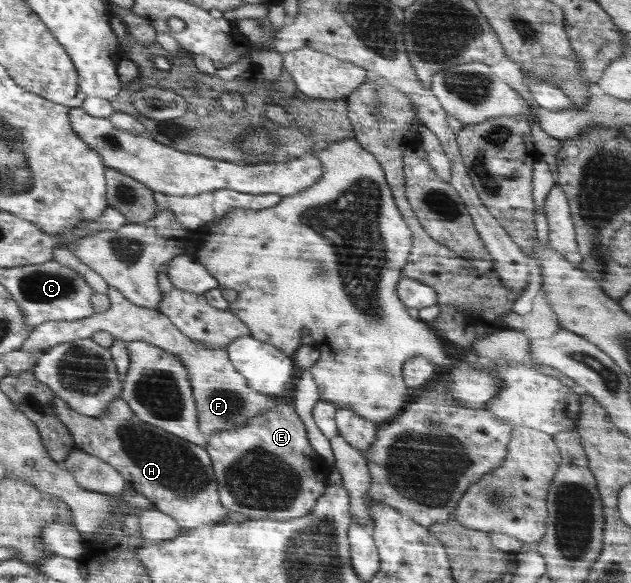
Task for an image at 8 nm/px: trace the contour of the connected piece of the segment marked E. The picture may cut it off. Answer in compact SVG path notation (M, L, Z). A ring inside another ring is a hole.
M314 346L298 348L292 354L295 361L295 372L291 375L291 381L280 395L272 396L276 403L272 409L262 413L255 419L248 421L248 425L234 430L216 432L208 436L207 452L213 460L216 481L219 482L219 496L223 507L228 512L238 512L249 519L272 519L285 521L288 519L300 519L310 514L318 504L318 500L325 495L330 486L327 481L329 468L324 466L324 458L320 458L314 448L308 444L306 430L302 420L294 412L294 384L298 374L308 370L318 360L318 350Z

